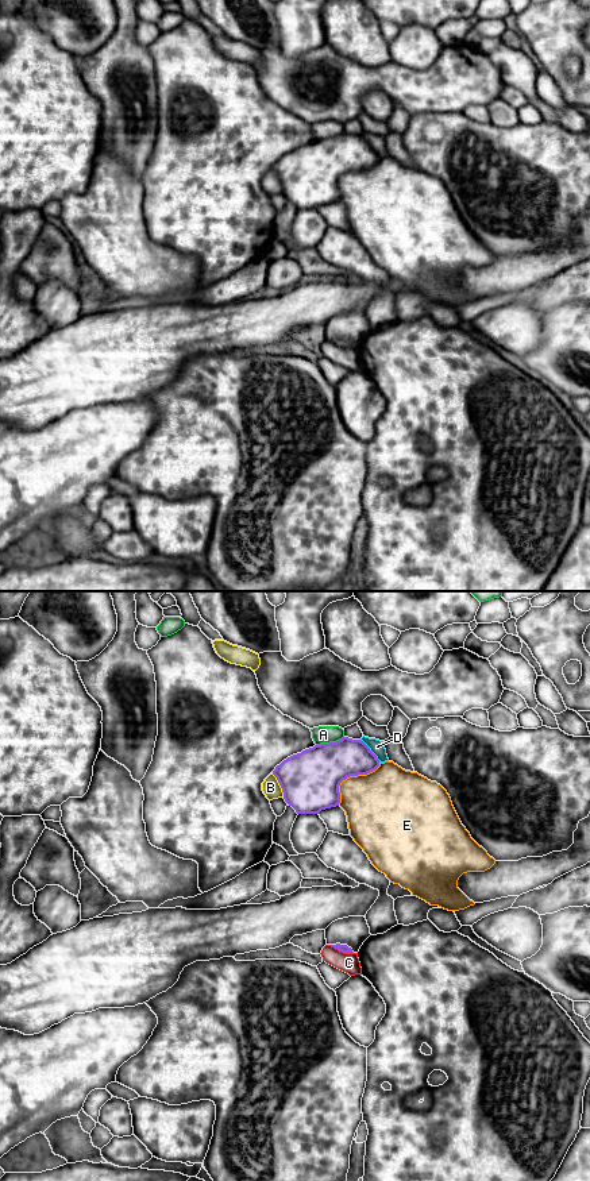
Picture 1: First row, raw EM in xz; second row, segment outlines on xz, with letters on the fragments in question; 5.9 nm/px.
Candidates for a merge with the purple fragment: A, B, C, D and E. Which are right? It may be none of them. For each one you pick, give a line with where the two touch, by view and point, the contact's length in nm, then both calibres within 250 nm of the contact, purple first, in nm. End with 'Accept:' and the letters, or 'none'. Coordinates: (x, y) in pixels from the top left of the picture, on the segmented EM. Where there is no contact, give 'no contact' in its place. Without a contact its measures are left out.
Accept: none

